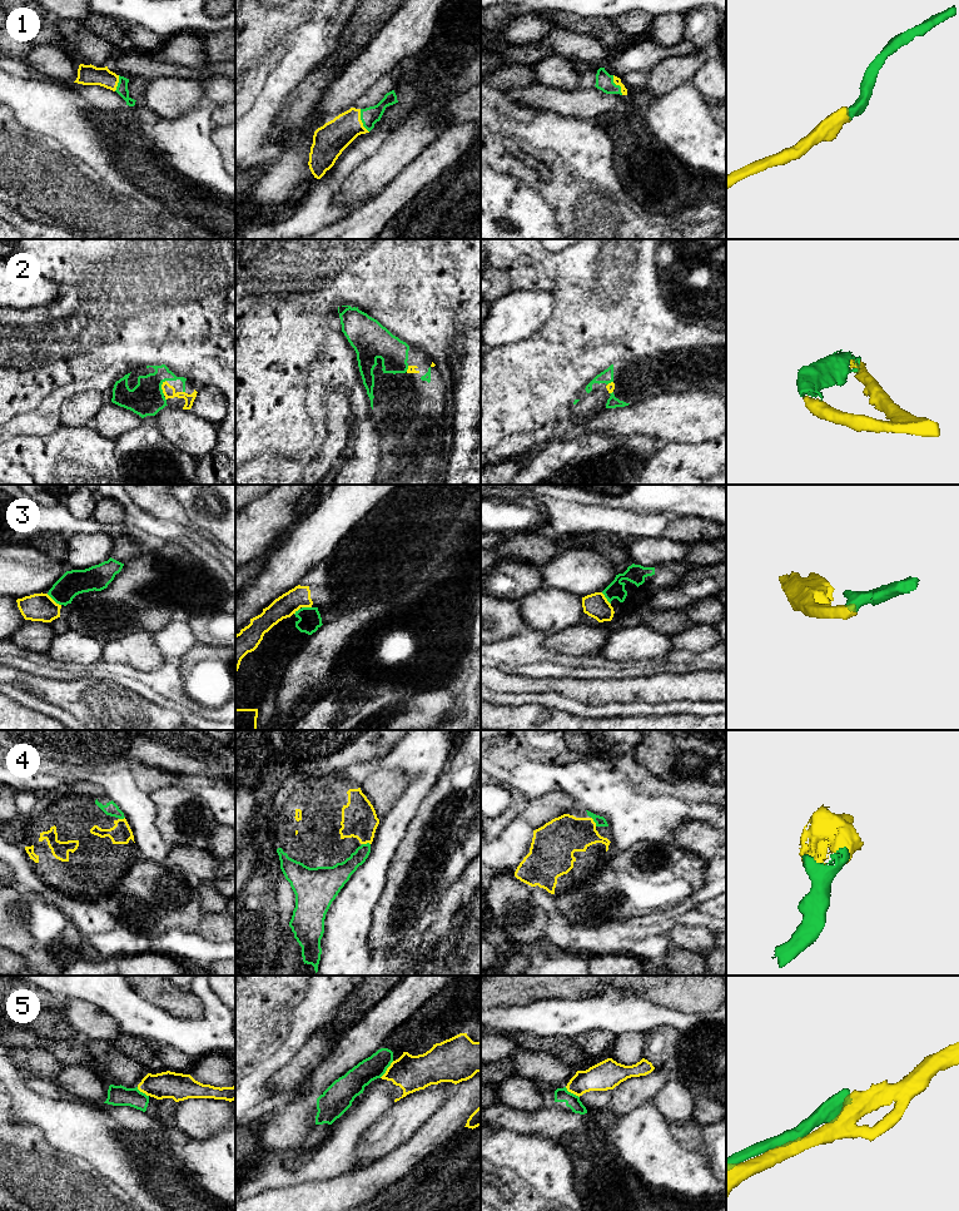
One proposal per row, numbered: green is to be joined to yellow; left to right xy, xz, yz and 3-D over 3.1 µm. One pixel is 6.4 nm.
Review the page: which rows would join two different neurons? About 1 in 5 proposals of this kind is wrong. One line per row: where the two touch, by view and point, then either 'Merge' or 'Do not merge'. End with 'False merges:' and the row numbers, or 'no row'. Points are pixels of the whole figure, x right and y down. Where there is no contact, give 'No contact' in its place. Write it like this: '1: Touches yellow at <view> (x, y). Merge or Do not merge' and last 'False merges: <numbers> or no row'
1: Touches yellow at xz (361, 120). Merge
2: Touches yellow at xy (162, 387). Merge
3: Touches yellow at xy (53, 600). Merge
4: Touches yellow at yz (594, 822). Merge
5: Touches yellow at xz (387, 1070). Do not merge
False merges: 5

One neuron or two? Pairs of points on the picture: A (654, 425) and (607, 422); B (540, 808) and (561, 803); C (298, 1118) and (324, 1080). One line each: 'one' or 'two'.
A: one
B: one
C: two

